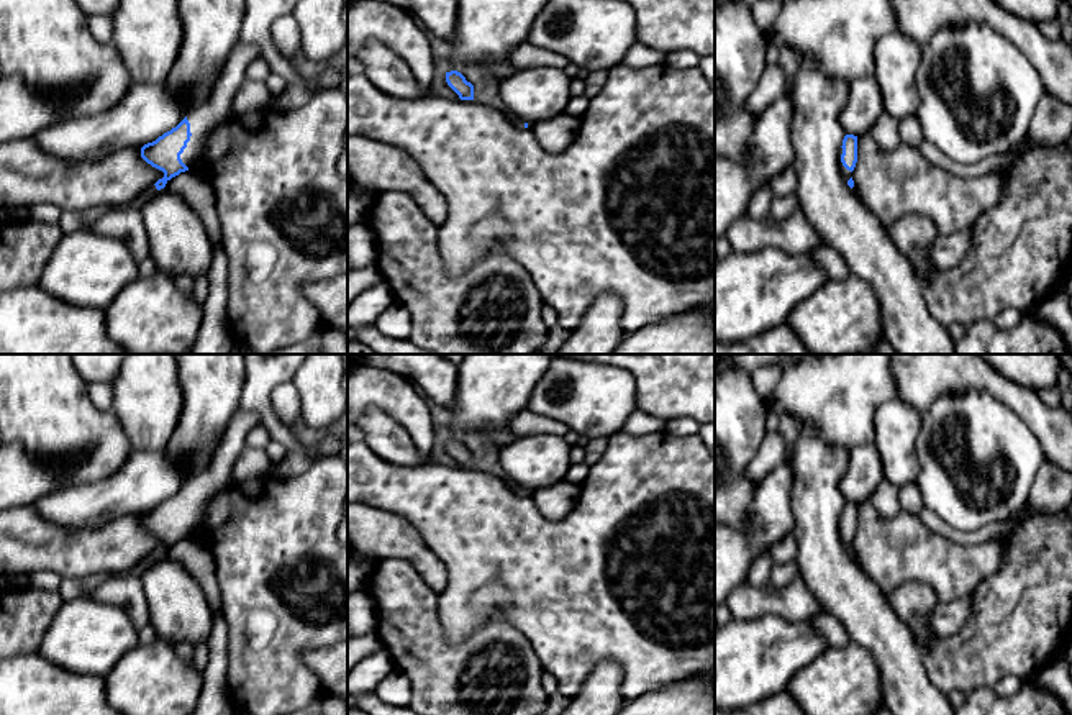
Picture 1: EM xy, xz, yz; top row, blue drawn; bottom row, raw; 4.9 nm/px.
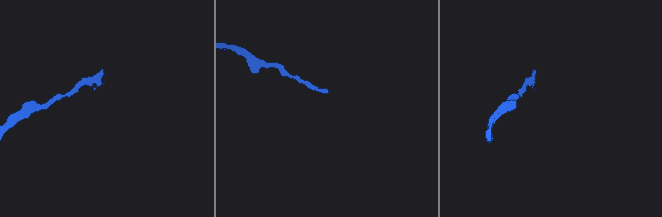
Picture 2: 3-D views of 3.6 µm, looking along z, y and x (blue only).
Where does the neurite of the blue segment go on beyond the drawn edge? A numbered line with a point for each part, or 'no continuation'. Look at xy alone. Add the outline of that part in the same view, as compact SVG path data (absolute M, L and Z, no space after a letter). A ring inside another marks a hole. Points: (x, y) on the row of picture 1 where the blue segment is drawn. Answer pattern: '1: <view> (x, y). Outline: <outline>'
1: xy (217, 109). Outline: M241 41L236 43L213 87L213 92L203 103L187 113L192 136L180 154L180 159L189 169L197 167L197 161L200 159L202 146L207 141L208 133L234 116L233 97L246 80L246 69L259 56L261 49L257 46L244 44Z

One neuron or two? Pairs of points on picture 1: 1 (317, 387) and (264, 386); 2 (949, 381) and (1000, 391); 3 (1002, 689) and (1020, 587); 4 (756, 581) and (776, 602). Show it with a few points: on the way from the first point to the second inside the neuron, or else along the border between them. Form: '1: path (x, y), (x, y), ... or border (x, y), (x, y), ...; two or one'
1: border (297, 371), (290, 381); two
2: path (962, 381), (987, 381); one
3: border (1023, 681), (1005, 676), (994, 687); two
4: border (746, 582), (754, 587), (767, 586); two

